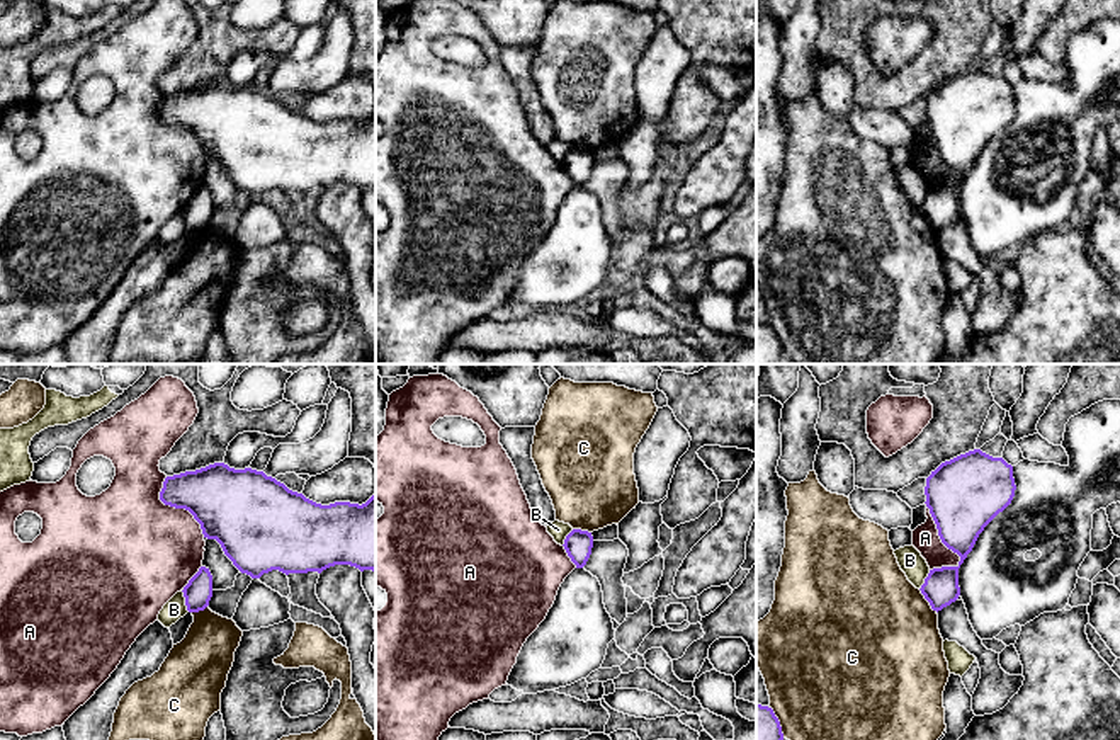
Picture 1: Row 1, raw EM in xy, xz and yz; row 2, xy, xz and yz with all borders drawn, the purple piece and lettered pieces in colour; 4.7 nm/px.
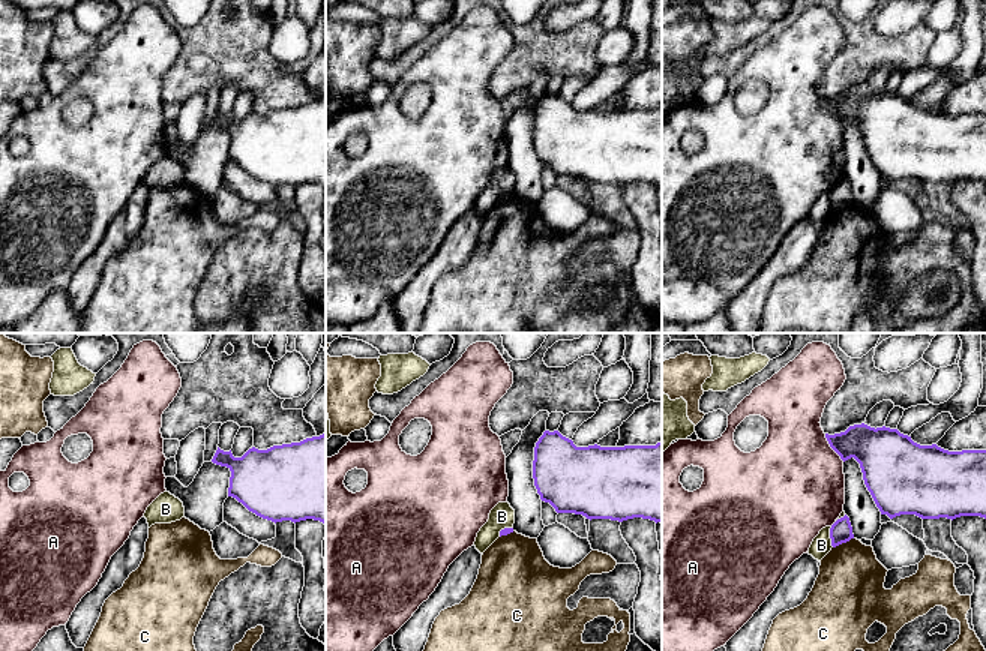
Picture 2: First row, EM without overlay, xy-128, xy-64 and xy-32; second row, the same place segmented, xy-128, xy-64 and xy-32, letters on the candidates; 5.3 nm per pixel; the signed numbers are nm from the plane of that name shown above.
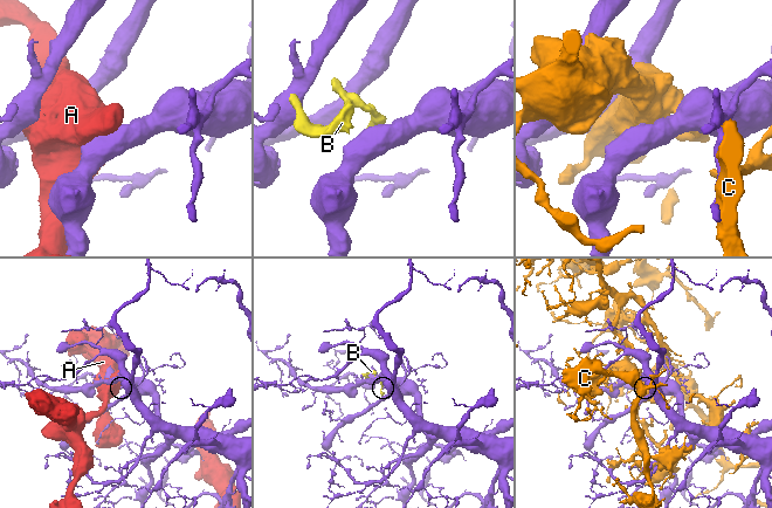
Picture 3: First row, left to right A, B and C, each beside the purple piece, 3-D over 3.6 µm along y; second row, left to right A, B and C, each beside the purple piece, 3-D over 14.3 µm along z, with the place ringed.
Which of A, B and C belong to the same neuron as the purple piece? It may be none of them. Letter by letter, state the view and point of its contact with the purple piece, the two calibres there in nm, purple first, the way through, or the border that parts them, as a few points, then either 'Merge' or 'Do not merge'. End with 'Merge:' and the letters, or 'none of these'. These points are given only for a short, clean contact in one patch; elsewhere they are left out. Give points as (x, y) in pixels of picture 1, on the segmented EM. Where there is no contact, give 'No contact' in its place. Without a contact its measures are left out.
A: Touches purple at yz (938, 535). Thickness 360 nm (purple) against 130 nm. Do not merge
B: Touches purple at xy (186, 601). Thickness 140 nm (purple) against 100 nm. Do not merge
C: Touches purple at yz (927, 599). Thickness 170 nm (purple) against 500 nm. Do not merge
Merge: none of these

